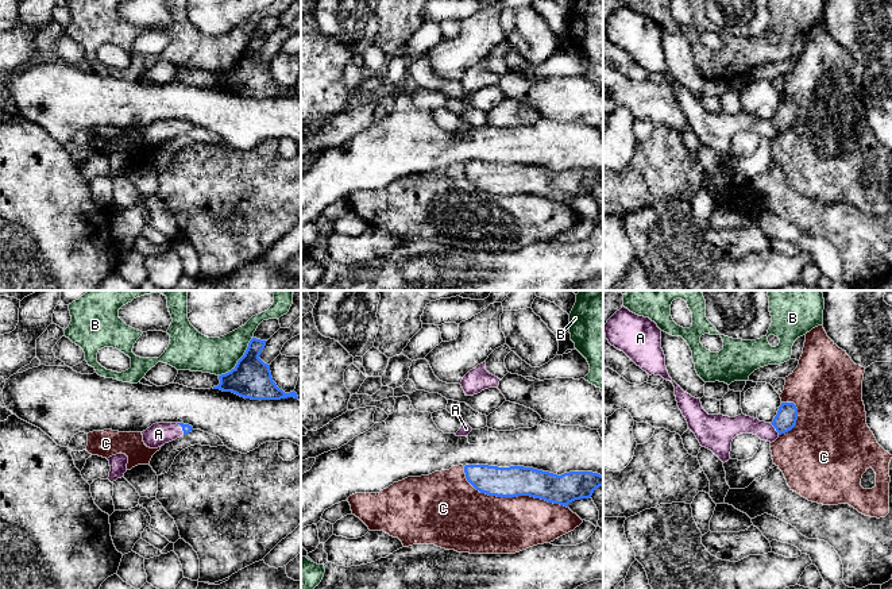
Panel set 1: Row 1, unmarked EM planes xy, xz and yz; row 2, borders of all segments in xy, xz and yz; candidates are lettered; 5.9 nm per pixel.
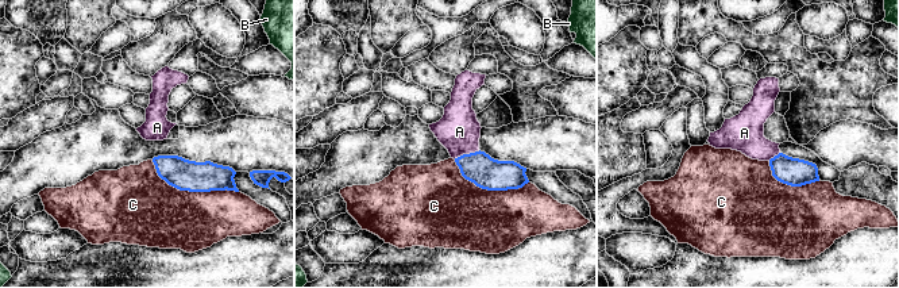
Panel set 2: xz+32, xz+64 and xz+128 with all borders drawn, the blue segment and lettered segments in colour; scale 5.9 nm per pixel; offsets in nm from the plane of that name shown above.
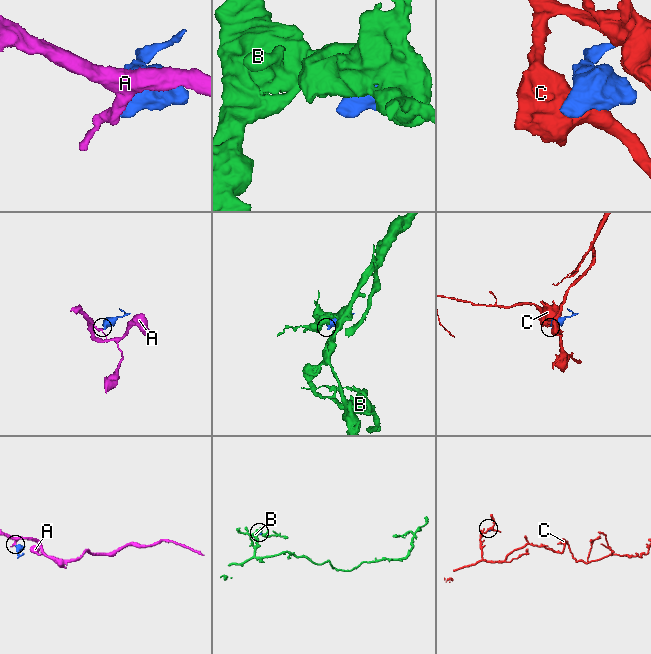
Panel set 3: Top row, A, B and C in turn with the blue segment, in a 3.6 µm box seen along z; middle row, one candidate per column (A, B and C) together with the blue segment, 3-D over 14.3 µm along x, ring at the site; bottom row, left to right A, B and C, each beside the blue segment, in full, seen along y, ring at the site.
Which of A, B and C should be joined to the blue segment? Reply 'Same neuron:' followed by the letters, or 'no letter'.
Same neuron: A

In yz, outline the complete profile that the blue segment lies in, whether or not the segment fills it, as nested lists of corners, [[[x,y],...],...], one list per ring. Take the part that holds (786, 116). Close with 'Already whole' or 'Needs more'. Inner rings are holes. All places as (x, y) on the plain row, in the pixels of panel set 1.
[[[622,4],[603,23],[606,36],[623,49],[649,73],[661,73],[675,84],[677,104],[702,145],[711,147],[723,161],[730,157],[731,139],[740,131],[753,131],[761,138],[775,139],[781,131],[796,123],[798,105],[793,100],[781,100],[772,120],[744,111],[729,115],[708,112],[700,100],[684,89],[668,72],[661,46],[661,27],[649,15],[638,14]]]. Needs more

